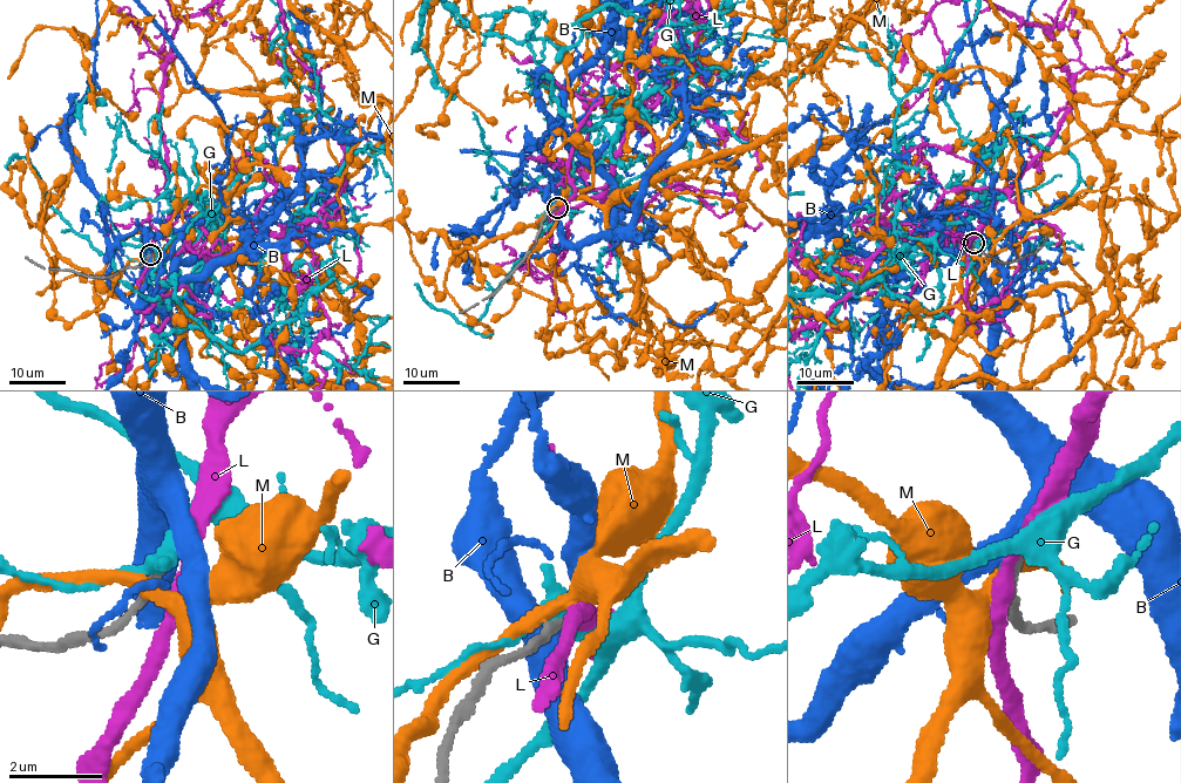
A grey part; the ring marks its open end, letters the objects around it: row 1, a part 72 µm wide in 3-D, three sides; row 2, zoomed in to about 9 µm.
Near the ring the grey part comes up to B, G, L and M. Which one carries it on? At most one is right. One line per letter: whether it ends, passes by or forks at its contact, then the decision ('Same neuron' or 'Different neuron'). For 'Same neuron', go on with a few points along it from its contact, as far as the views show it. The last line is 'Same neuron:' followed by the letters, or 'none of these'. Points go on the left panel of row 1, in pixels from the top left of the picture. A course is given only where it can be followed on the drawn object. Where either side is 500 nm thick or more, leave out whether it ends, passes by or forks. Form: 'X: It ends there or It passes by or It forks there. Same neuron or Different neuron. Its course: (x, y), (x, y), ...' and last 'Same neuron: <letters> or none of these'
B: It passes by. Different neuron
G: It passes by. Different neuron
L: It passes by. Same neuron
M: It passes by. Different neuron
Same neuron: L

